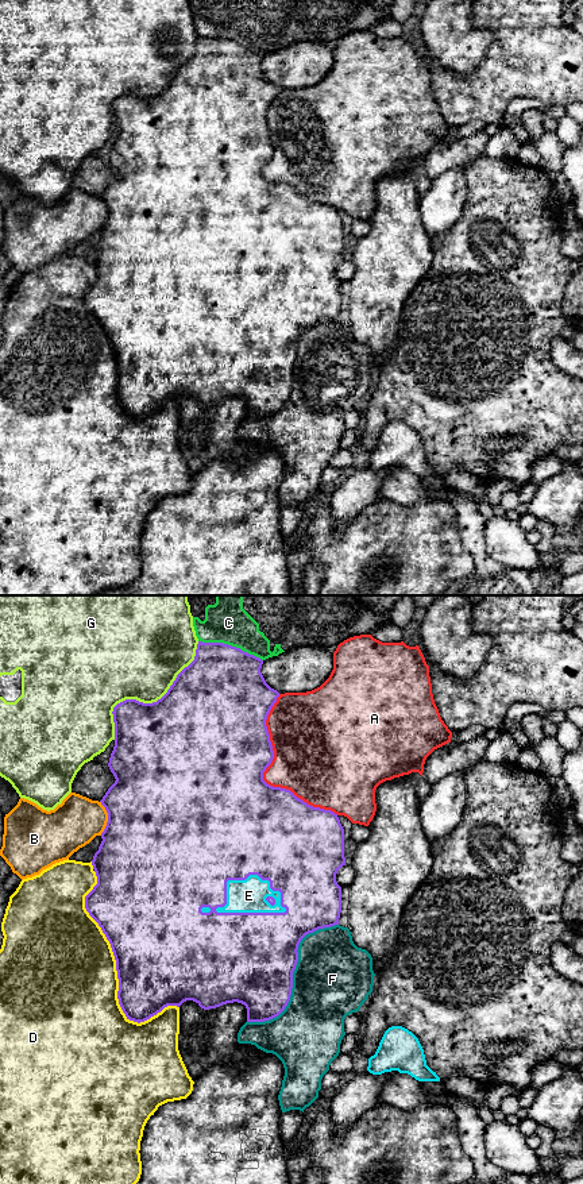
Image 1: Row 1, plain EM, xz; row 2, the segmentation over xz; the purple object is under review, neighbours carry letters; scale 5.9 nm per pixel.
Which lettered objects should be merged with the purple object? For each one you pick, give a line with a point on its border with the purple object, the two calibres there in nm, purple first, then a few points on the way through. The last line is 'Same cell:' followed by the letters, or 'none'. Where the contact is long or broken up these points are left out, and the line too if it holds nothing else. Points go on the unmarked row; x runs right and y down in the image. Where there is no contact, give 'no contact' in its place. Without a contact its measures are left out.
E: xz (251, 308) | 500/200 nm
Same cell: E

